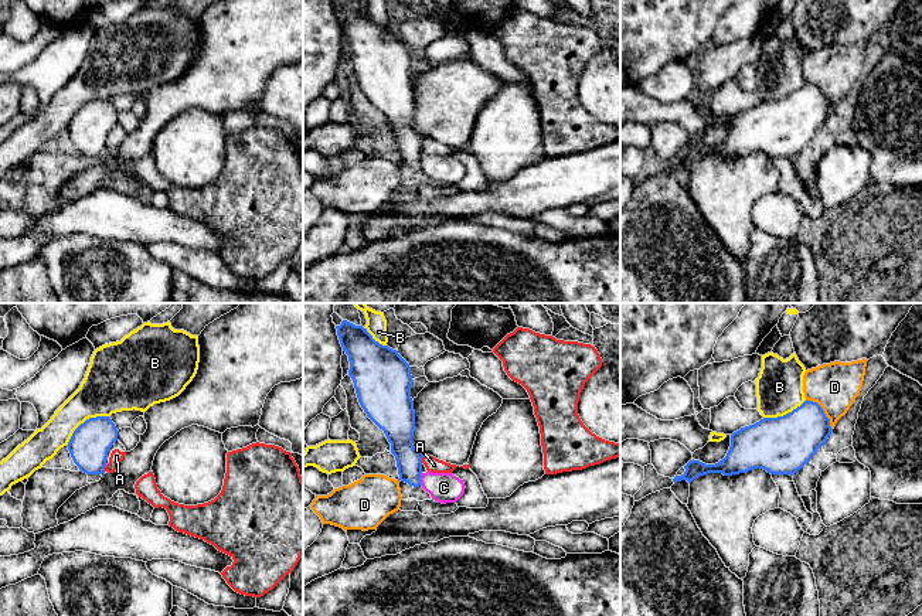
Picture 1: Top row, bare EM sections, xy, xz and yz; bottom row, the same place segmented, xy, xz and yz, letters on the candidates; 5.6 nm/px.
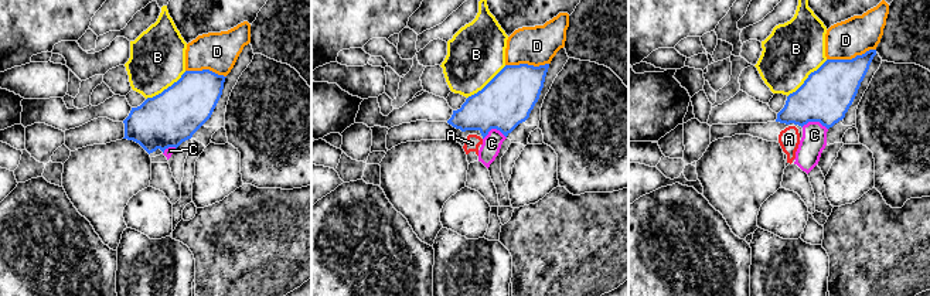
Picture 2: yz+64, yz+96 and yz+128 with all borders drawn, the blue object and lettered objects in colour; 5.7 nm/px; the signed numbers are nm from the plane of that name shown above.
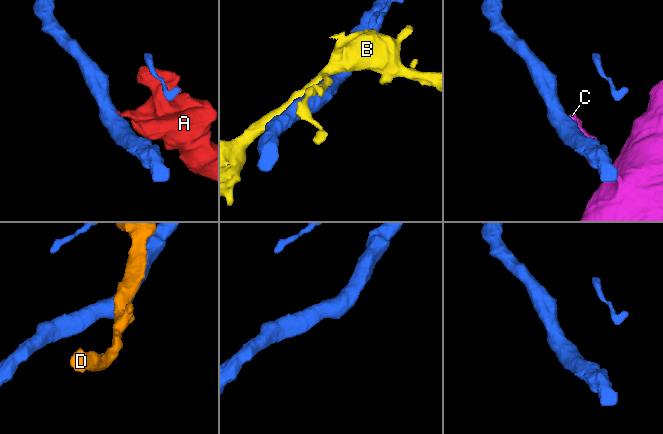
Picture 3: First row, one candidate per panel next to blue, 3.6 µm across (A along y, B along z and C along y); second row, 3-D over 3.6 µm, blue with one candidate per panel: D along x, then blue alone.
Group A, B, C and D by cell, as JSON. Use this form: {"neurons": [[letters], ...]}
{"neurons": [["A"], ["B"], ["C"], ["D"]]}

